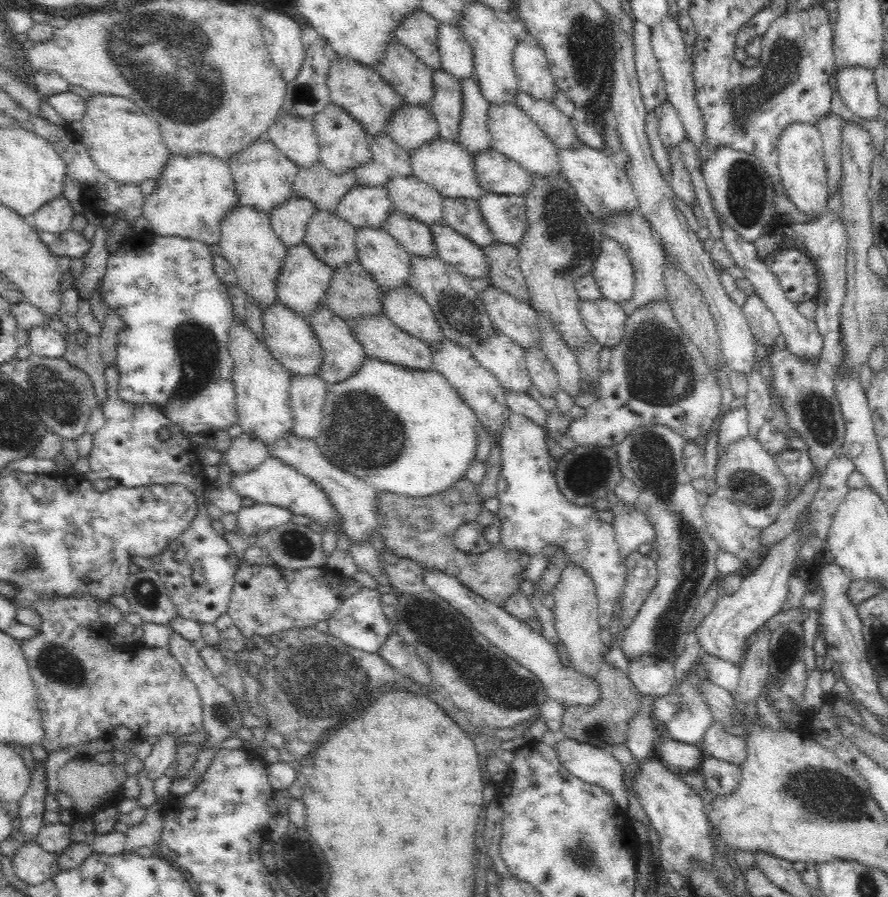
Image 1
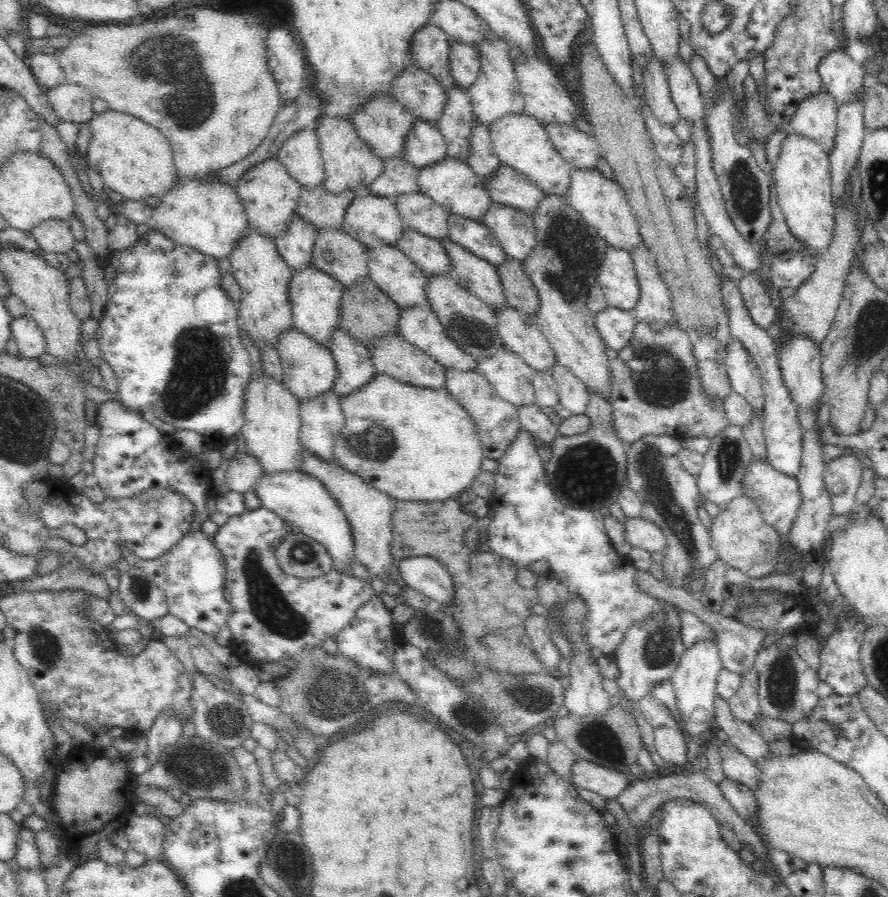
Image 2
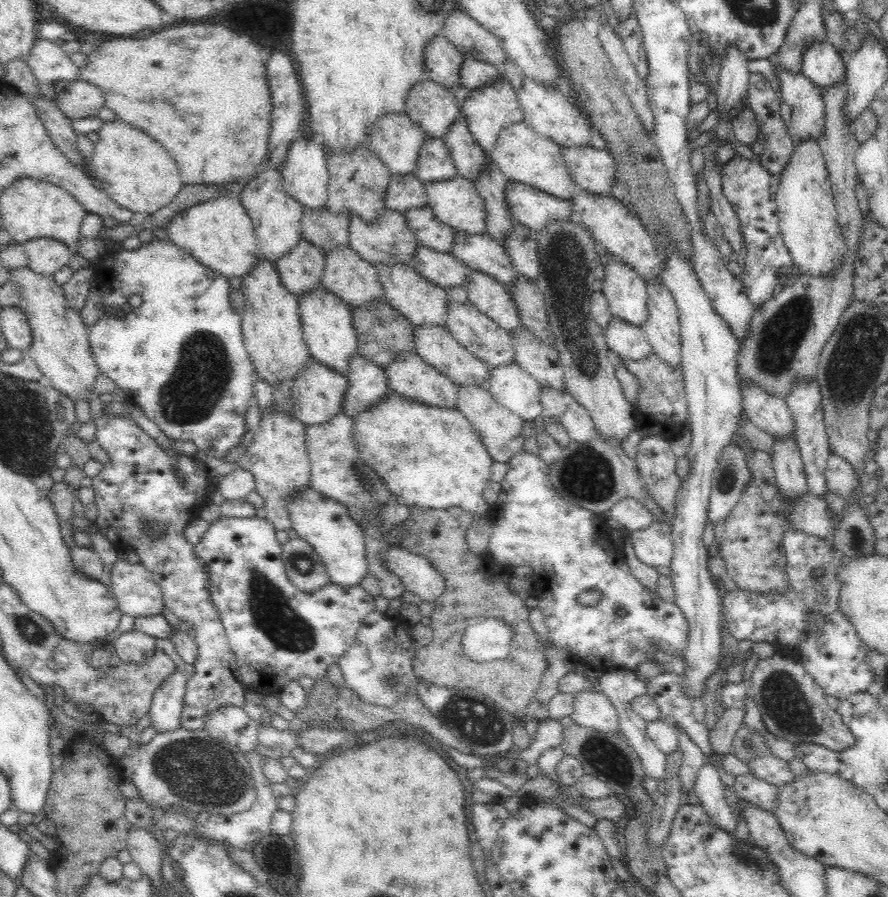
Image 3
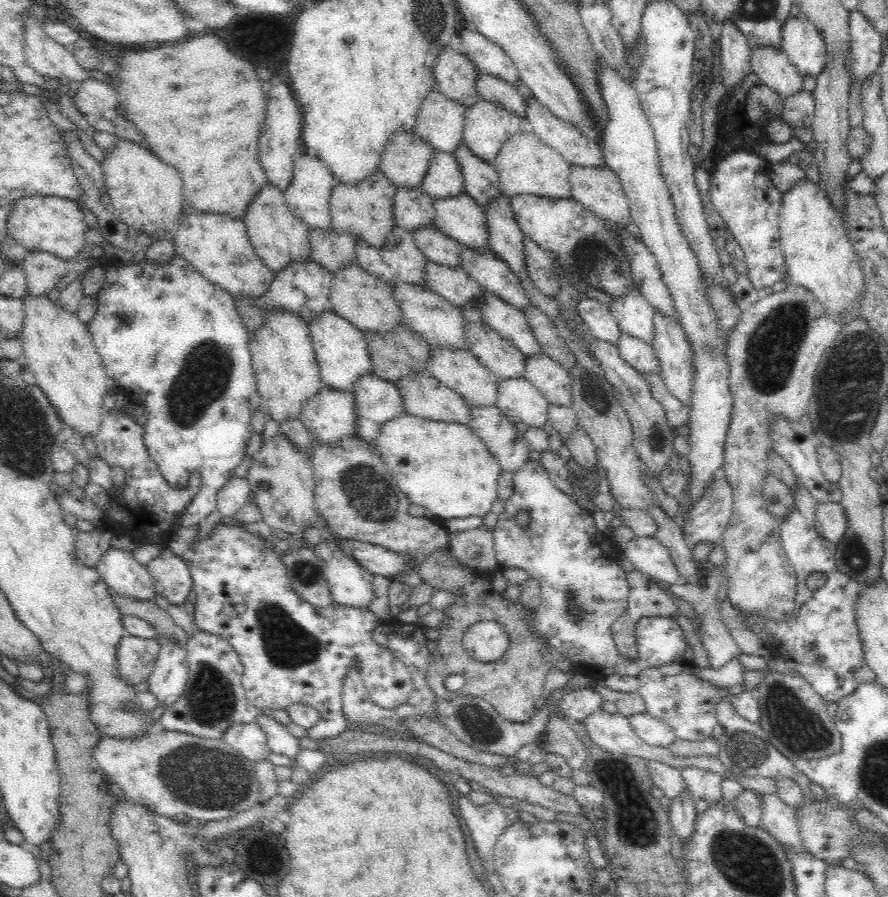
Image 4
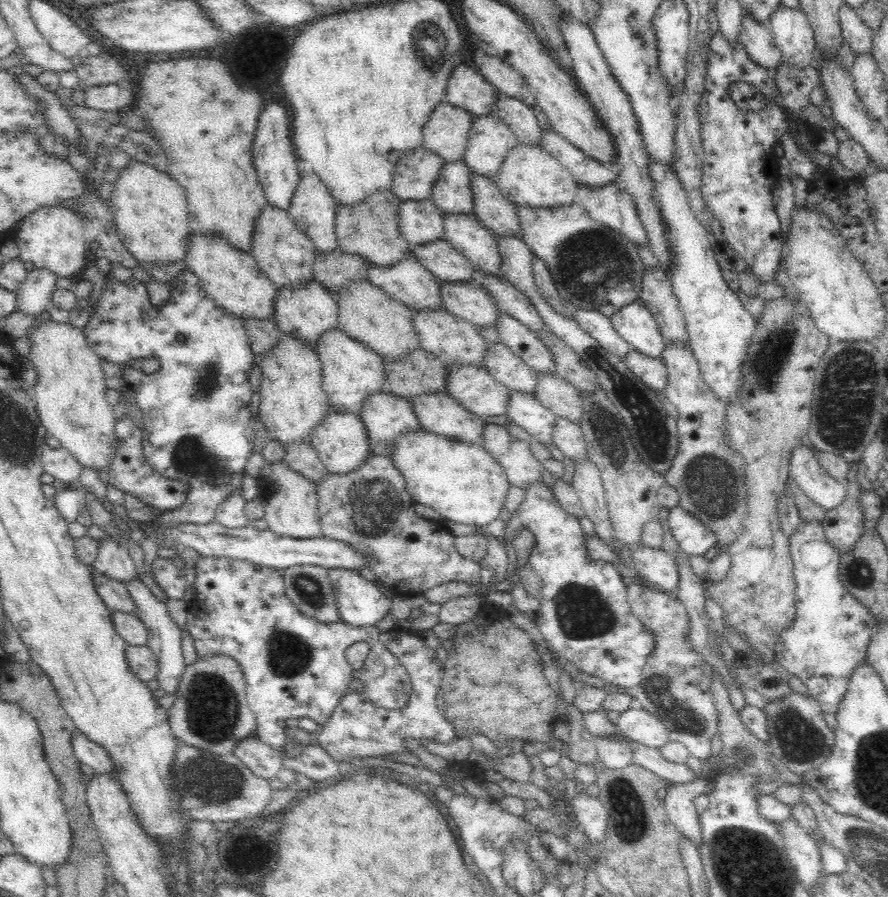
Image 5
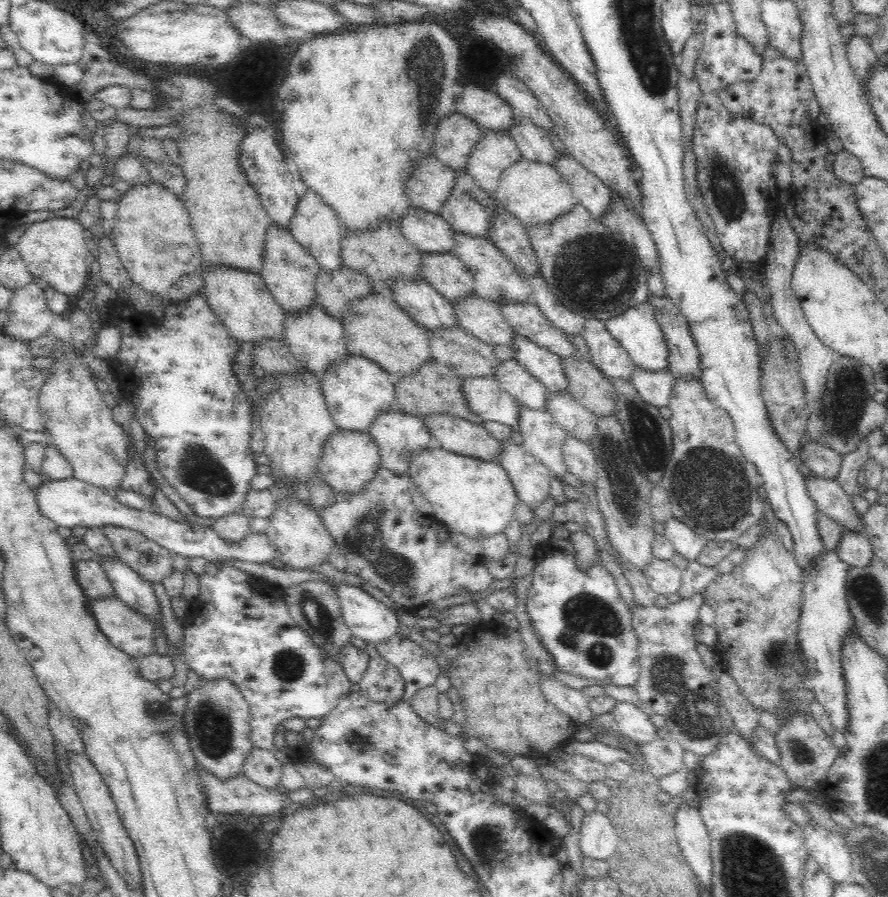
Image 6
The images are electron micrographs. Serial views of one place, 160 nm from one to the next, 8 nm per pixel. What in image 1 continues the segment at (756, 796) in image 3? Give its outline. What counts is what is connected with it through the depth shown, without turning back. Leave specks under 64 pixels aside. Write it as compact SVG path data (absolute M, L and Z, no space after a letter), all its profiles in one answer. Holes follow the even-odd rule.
M713 722L704 733L701 743L712 757L740 768L747 757L746 735L727 734L722 723Z

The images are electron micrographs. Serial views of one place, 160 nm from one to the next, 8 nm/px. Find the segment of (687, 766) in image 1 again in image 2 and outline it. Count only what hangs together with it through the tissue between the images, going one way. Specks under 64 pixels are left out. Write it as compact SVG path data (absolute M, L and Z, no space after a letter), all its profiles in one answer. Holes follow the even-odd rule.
M668 726L654 728L653 733L656 754L664 758L668 764L677 764L680 768L686 760L686 741L682 733Z

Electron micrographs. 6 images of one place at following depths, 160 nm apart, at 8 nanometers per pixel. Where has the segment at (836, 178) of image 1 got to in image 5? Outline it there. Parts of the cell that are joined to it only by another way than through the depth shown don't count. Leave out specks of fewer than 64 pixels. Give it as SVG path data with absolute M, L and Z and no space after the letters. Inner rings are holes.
M742 12L741 30L739 31L739 44L746 49L756 64L776 71L783 62L780 50L775 46L769 25L756 21L750 14Z

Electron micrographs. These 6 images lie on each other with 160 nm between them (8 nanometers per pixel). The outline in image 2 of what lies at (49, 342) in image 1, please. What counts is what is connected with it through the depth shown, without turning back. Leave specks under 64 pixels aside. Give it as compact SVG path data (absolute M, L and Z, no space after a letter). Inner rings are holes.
M23 315L20 318L12 318L10 334L15 338L22 357L35 359L38 354L44 353L44 337L30 316Z

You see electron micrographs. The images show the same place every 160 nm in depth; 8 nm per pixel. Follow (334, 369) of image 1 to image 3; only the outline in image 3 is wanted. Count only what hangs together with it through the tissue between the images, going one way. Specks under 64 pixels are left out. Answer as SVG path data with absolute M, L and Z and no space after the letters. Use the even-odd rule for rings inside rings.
M358 354L349 361L346 374L349 383L344 395L343 412L354 420L392 392L384 369Z

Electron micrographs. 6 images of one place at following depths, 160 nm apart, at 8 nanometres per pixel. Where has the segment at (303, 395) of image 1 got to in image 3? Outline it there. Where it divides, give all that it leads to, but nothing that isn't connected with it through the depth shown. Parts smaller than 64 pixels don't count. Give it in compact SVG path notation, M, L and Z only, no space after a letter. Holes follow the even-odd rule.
M342 412L327 423L308 427L305 430L305 447L311 462L312 489L330 500L336 500L337 504L344 505L349 516L359 524L361 532L366 532L372 526L378 526L378 516L382 516L386 505L398 504L398 498L390 492L383 478L361 460L353 440L354 426L352 417Z

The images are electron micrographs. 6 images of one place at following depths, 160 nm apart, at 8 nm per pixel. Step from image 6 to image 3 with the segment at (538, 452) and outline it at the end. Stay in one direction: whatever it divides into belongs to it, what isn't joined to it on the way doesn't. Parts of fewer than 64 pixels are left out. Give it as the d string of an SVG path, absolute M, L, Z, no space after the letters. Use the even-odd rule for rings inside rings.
M514 362L493 368L489 373L488 389L496 403L517 414L524 421L531 421L537 416L543 415L543 406L541 405L542 386L527 372L520 369L518 363Z

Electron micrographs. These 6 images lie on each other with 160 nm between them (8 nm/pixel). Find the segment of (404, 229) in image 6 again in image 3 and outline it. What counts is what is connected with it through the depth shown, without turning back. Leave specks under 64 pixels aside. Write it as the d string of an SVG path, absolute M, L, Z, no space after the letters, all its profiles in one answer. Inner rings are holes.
M415 175L410 176L391 176L386 194L385 208L405 214L426 207L428 197L424 183Z

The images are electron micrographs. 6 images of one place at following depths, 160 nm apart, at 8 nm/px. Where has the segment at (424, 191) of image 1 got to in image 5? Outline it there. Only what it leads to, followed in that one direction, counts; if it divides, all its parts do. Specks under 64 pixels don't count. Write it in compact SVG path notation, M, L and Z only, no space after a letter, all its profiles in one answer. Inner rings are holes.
M444 238L416 245L411 252L439 283L463 283L472 280L472 263Z

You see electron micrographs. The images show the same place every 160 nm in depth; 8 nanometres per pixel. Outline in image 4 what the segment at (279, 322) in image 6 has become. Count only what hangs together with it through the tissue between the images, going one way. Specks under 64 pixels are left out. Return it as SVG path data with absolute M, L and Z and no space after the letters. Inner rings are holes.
M190 213L185 215L176 228L176 234L172 237L175 246L175 254L186 259L195 269L208 280L208 283L216 284L222 291L246 301L248 298L261 297L268 292L275 274L260 260L254 252L246 232L246 223L242 219L218 213Z

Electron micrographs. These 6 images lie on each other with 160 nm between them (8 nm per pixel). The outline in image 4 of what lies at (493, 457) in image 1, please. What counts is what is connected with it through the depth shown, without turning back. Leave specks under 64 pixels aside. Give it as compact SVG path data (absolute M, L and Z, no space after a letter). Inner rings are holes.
M496 405L493 407L470 407L469 427L486 445L504 472L514 474L528 461L531 448L508 418Z

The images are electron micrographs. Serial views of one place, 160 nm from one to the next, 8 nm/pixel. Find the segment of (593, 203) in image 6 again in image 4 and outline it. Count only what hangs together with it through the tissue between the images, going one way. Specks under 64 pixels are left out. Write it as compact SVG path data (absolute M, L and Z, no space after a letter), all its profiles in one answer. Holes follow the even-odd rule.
M535 99L526 102L525 118L540 141L560 153L571 166L606 167L598 140L583 136L578 127L560 121Z

